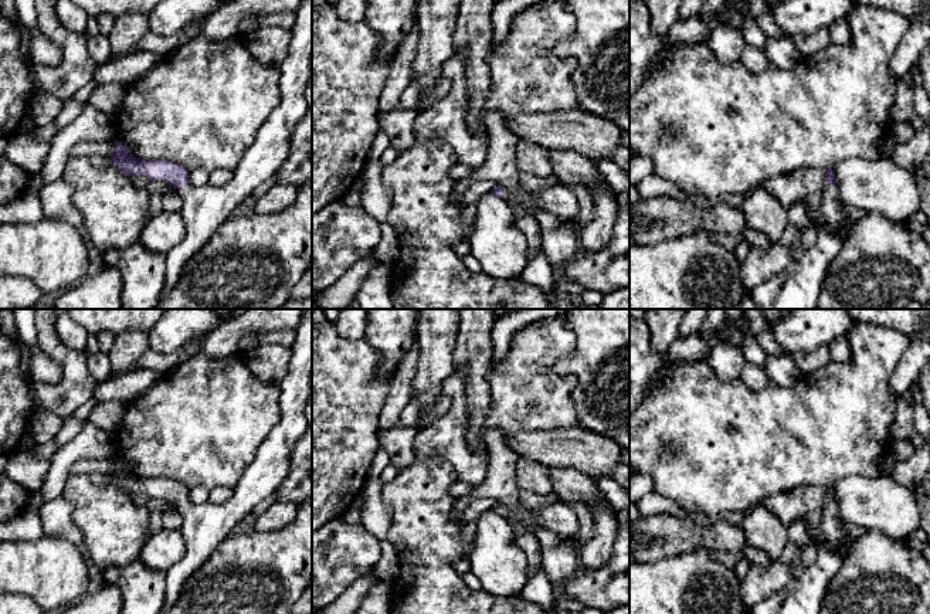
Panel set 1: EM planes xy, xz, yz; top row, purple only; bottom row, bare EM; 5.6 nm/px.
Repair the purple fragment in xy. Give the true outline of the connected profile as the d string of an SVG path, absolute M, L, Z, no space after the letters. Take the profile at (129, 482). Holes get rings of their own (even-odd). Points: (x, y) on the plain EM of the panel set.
M312 309L303 311L295 332L288 373L279 383L281 421L258 447L254 461L232 488L234 493L228 501L220 505L190 503L186 485L174 479L136 475L123 461L115 458L109 476L123 492L145 492L149 498L169 499L183 518L180 532L186 553L166 571L166 597L160 614L174 605L186 580L288 475L292 451L309 428L305 406L312 380Z

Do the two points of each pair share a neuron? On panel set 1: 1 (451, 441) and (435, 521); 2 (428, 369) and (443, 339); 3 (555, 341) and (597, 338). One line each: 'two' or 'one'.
1: two
2: one
3: two

